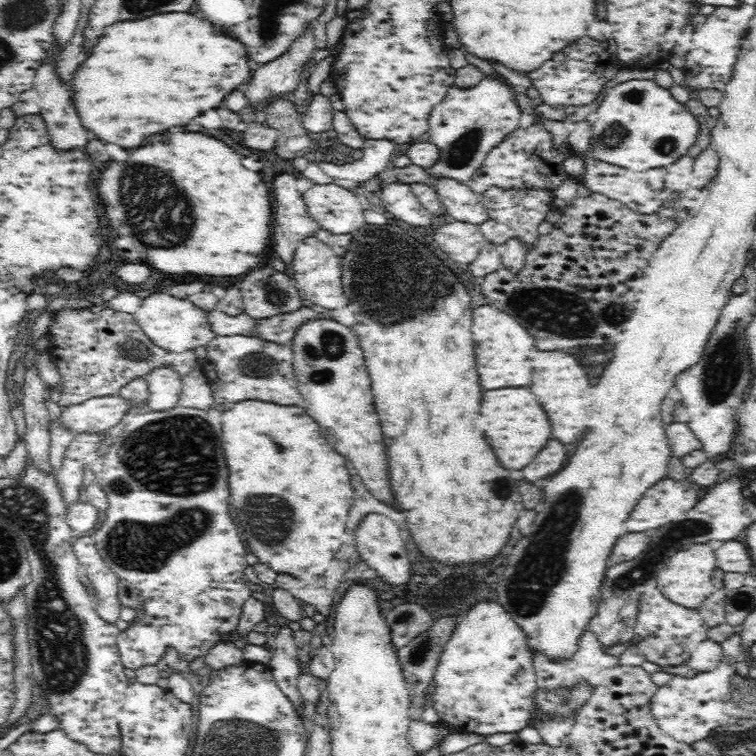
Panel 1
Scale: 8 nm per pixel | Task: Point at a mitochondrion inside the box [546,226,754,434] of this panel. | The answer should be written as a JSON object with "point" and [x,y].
{"point":[723,370]}

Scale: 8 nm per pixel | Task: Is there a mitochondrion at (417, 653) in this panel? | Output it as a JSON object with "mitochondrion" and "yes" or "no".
{"mitochondrion":"yes"}

